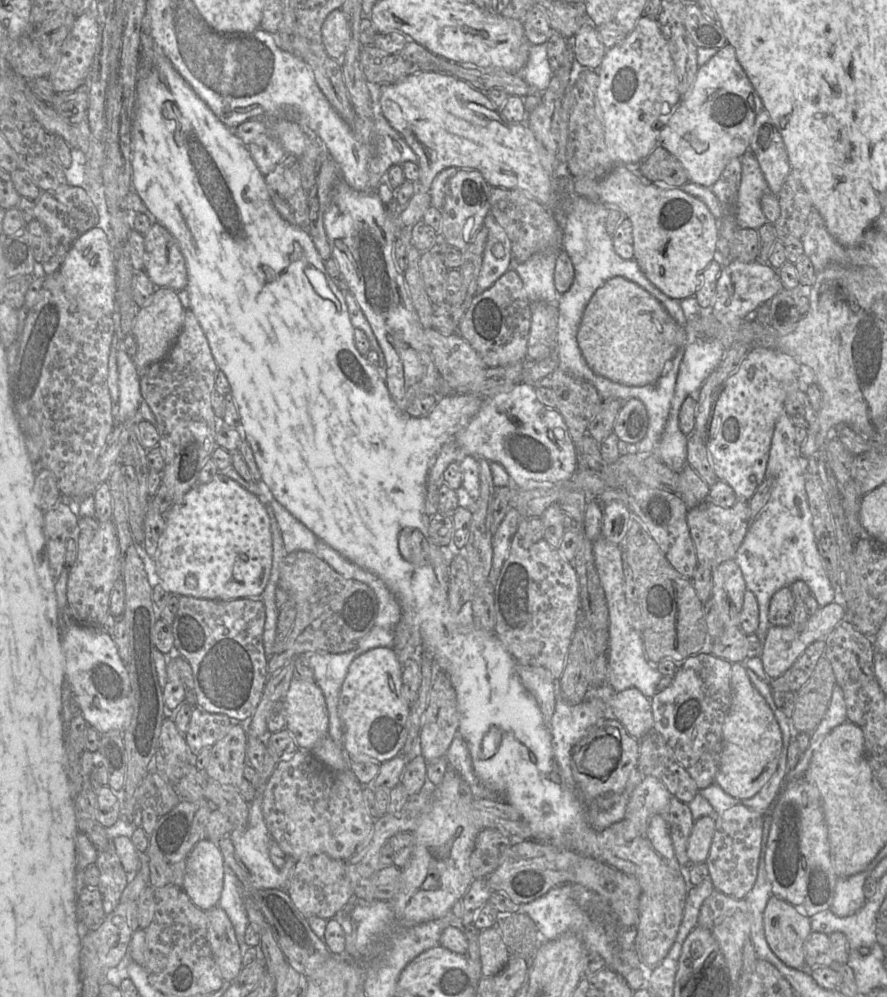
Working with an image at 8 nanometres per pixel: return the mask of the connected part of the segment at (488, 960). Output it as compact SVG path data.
M496 926L480 930L477 936L483 977L499 973L507 964L509 950Z

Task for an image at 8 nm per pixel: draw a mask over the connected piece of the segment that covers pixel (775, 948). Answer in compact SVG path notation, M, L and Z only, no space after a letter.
M772 895L764 911L763 923L773 953L785 965L805 969L805 942L812 933L810 917Z

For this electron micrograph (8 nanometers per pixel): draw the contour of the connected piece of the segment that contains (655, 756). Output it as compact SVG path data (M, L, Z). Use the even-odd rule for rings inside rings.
M654 730L639 740L636 769L643 776L659 779L672 797L685 804L691 802L699 791L694 780L676 760L666 740Z

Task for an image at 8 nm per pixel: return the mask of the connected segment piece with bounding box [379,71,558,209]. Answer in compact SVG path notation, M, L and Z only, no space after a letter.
M418 72L406 76L398 82L392 84L382 84L380 86L379 108L382 115L388 121L390 126L394 128L405 140L408 146L415 152L418 157L418 165L420 168L419 179L416 184L416 192L430 192L432 182L435 177L444 169L449 167L457 167L459 169L474 169L479 171L485 181L491 187L500 187L505 189L517 189L525 194L533 197L549 209L556 207L558 202L558 194L556 188L555 176L555 157L548 153L544 146L536 139L534 133L527 126L526 120L520 123L508 122L500 113L500 108L496 107L486 96L486 93L472 87L469 83L461 80L446 72Z

